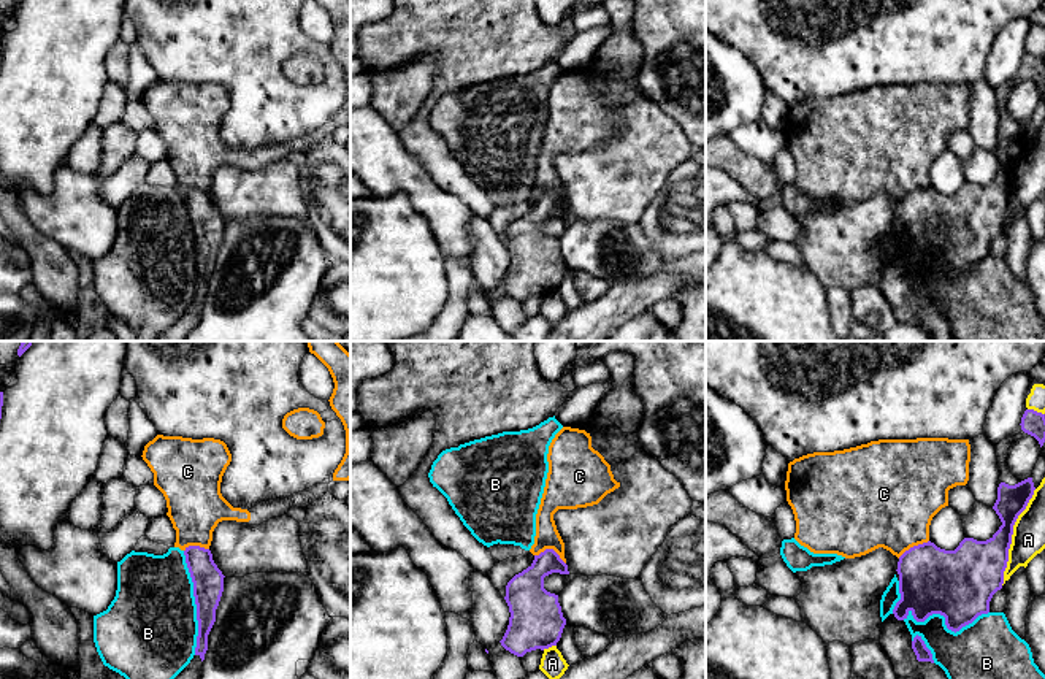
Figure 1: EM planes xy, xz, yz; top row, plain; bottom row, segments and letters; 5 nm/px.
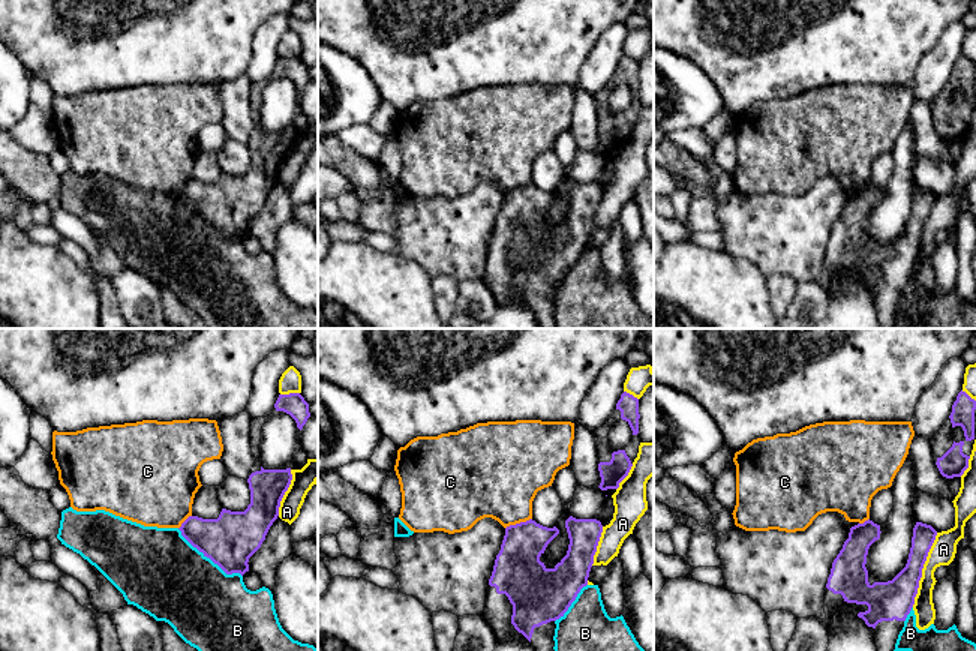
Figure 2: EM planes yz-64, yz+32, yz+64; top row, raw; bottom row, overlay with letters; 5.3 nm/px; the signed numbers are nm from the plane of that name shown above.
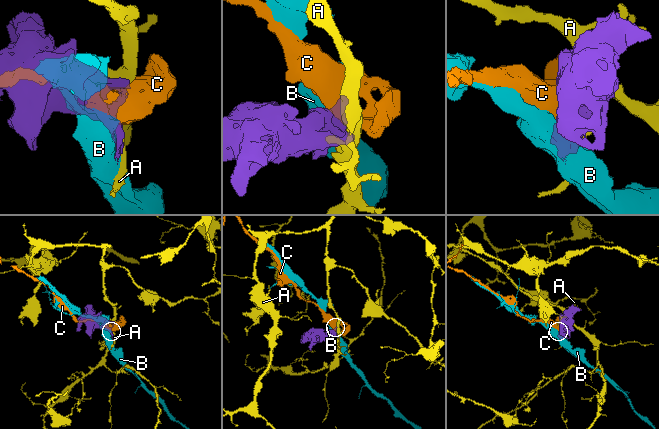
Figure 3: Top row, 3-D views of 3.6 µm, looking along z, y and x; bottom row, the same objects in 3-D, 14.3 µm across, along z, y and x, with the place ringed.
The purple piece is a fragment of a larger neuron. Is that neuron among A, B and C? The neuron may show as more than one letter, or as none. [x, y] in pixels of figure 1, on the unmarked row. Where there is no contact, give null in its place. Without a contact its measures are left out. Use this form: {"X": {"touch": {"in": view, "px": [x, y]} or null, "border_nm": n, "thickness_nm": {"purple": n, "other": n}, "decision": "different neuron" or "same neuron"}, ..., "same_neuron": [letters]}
{"A": {"touch": {"in": "yz", "px": [1010, 181]}, "border_nm": 500, "thickness_nm": {"purple": 300, "other": 170}, "decision": "different neuron"}, "B": {"touch": {"in": "xy", "px": [195, 248]}, "border_nm": 550, "thickness_nm": {"purple": 160, "other": 460}, "decision": "different neuron"}, "C": {"touch": {"in": "xz", "px": [551, 194]}, "border_nm": 170, "thickness_nm": {"purple": 190, "other": 120}, "decision": "different neuron"}, "same_neuron": []}

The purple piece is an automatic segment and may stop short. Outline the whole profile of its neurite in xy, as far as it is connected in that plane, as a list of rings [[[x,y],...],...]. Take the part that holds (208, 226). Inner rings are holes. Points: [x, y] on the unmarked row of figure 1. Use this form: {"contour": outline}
{"contour": [[[189,190],[186,192],[184,200],[193,227],[197,249],[197,292],[190,308],[171,327],[168,327],[157,341],[186,341],[189,333],[198,324],[208,295],[208,279],[216,267],[216,254],[224,236],[225,221],[214,208],[209,194]]]}

